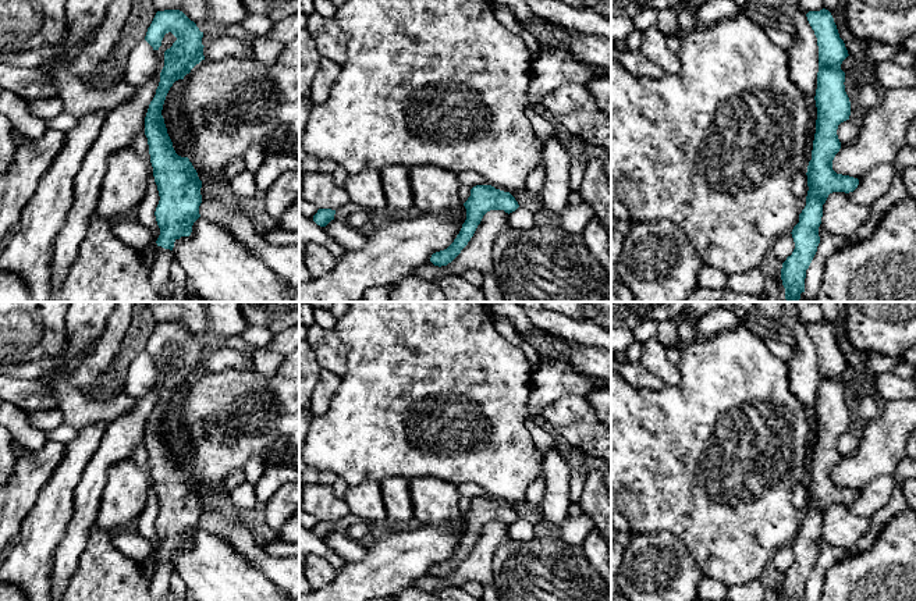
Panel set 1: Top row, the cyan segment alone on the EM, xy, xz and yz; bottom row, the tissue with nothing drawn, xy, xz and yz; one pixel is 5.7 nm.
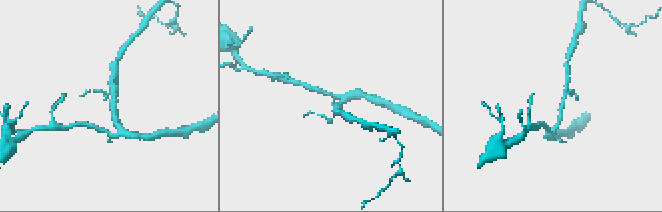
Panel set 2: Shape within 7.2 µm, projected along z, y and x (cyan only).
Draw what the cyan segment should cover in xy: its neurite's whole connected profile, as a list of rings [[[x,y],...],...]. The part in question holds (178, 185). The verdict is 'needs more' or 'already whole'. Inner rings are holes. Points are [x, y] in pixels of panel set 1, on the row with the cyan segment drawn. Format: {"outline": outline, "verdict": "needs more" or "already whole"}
{"outline": [[[180,10],[157,11],[145,40],[153,50],[159,50],[168,32],[177,40],[164,51],[160,82],[145,117],[145,135],[160,196],[155,211],[160,228],[156,243],[173,250],[174,242],[181,237],[189,237],[194,223],[200,217],[202,181],[189,159],[175,153],[161,110],[173,83],[184,79],[196,64],[205,60],[205,46],[202,45],[203,32]]], "verdict": "already whole"}

